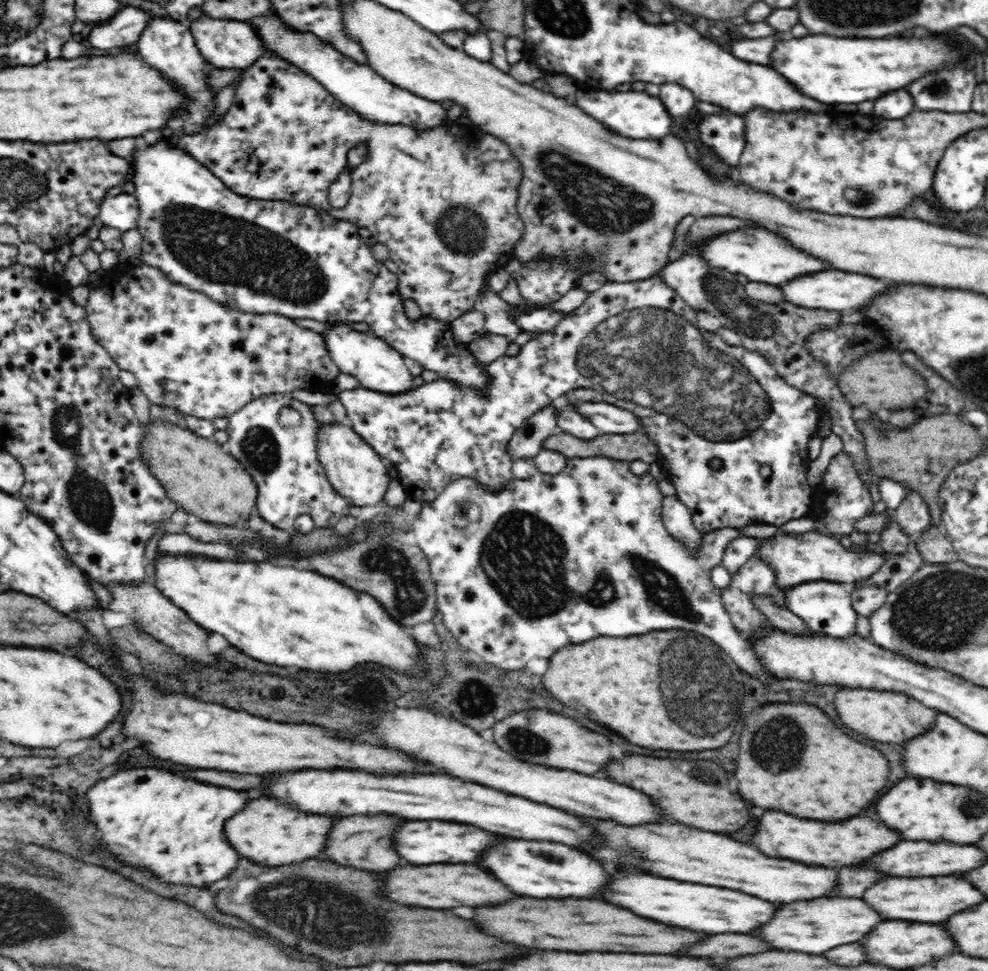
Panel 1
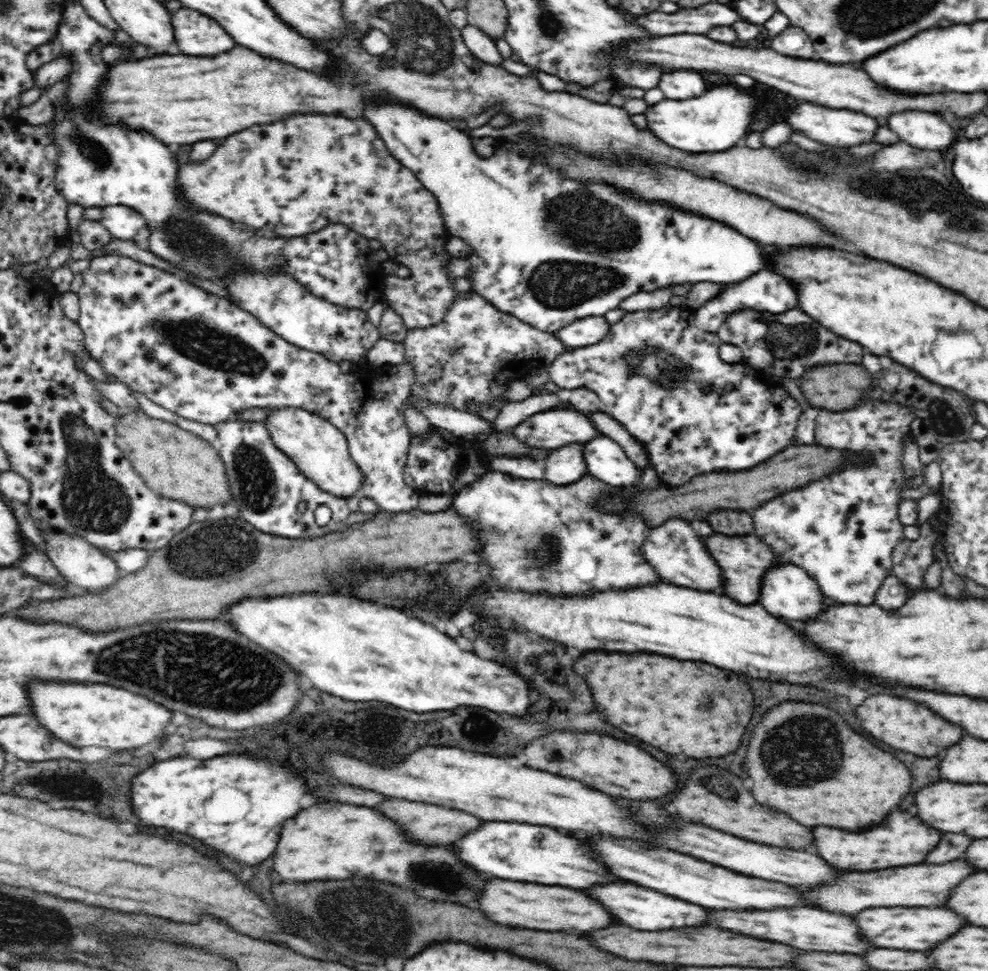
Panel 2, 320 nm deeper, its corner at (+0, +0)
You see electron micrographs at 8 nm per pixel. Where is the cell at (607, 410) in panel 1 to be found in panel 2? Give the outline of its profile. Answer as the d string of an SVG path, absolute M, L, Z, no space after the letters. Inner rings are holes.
M554 408L532 414L510 430L530 448L554 450L568 443L584 443L596 436L589 418L574 408Z

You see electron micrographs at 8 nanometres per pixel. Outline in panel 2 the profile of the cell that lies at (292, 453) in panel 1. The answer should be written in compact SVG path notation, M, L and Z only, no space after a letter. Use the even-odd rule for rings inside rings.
M226 420L215 424L214 428L216 428L218 440L220 440L219 455L222 456L221 459L226 467L232 495L231 500L234 500L232 503L236 504L241 520L249 522L250 525L264 531L266 534L292 539L318 537L349 528L348 516L350 516L351 511L348 508L347 500L322 490L305 474L299 472L296 463L292 462L292 459L273 443L271 434L263 421ZM318 506L328 506L332 511L331 519L325 526L318 525L314 520L314 512L316 512Z

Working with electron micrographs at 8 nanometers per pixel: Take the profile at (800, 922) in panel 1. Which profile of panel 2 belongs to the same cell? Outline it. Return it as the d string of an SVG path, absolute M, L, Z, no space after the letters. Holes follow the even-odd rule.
M872 908L864 910L856 916L856 924L860 926L864 938L878 948L898 948L898 950L932 950L942 940L956 934L968 922L956 916L956 912L948 908Z

